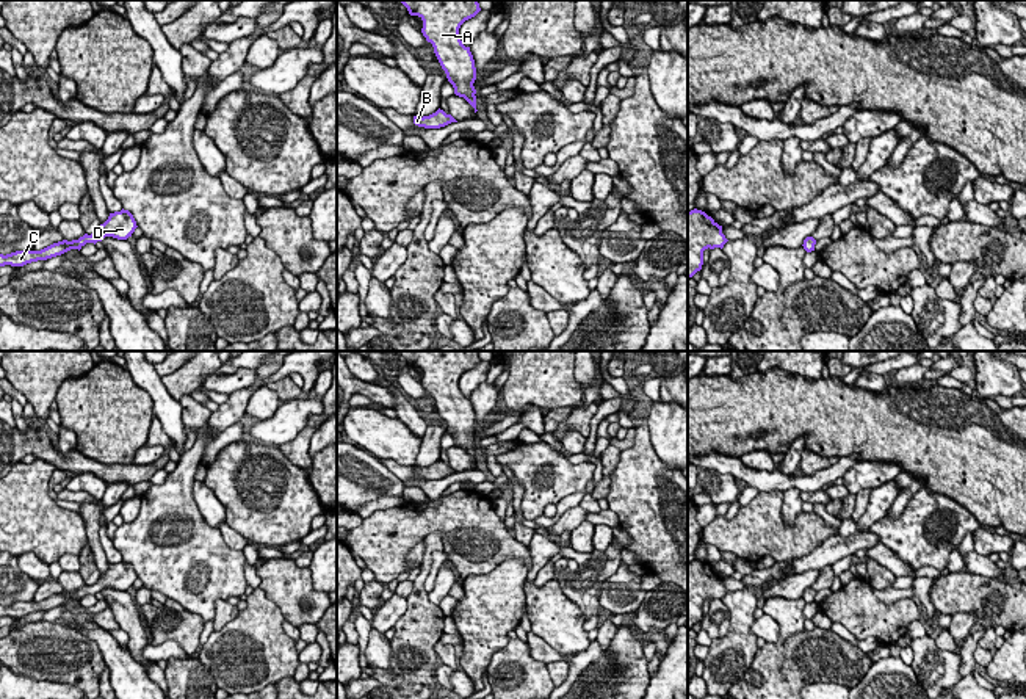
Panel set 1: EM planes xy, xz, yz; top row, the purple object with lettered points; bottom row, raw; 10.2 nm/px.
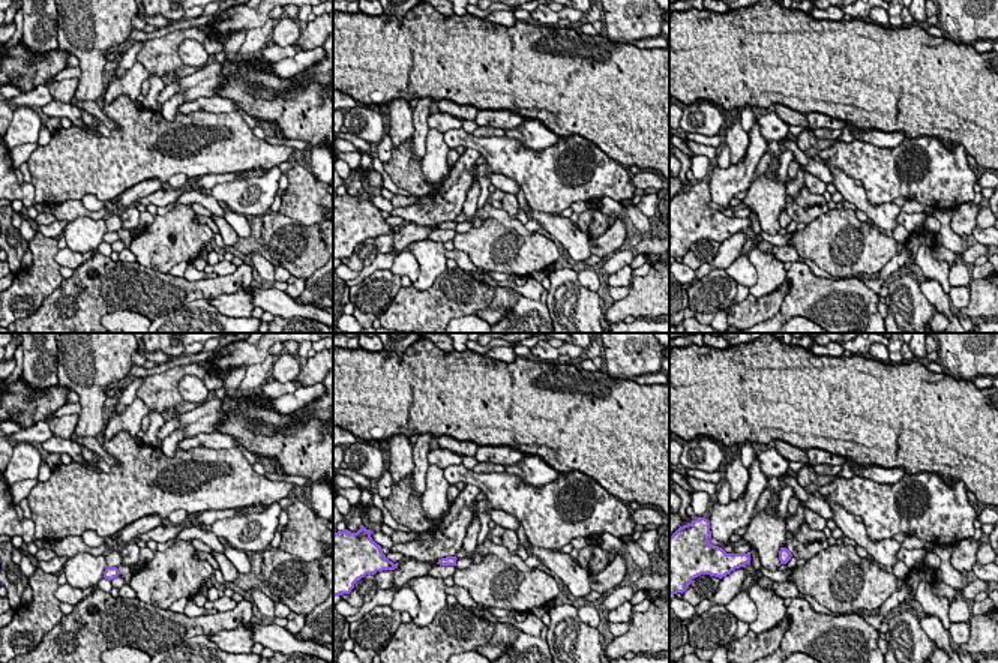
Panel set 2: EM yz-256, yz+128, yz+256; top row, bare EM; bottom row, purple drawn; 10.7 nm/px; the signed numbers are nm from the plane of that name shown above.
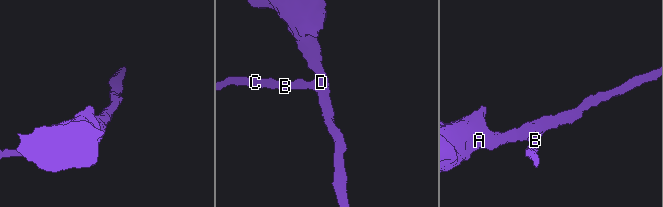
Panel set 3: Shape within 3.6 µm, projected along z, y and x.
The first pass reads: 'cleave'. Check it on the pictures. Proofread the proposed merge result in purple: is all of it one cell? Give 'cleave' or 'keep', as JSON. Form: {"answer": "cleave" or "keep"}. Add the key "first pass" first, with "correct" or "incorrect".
{"first pass": "incorrect", "answer": "keep"}

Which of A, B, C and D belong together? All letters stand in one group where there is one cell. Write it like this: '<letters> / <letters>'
A B C D

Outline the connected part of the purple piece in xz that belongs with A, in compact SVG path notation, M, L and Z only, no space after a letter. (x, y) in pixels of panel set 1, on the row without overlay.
M401 351L401 354L410 367L423 371L421 384L432 395L454 445L464 448L476 464L475 411L470 398L462 395L459 379L481 362L478 351Z

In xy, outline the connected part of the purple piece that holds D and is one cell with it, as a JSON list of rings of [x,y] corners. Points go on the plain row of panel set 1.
[[[122,560],[121,563],[110,564],[108,570],[103,575],[100,575],[100,578],[94,585],[85,585],[78,591],[63,591],[41,602],[16,602],[6,607],[0,605],[0,618],[23,618],[31,613],[47,611],[61,607],[70,600],[80,602],[86,594],[96,596],[97,592],[102,592],[105,588],[127,591],[128,588],[132,588],[136,578],[138,577],[133,566],[128,561]]]

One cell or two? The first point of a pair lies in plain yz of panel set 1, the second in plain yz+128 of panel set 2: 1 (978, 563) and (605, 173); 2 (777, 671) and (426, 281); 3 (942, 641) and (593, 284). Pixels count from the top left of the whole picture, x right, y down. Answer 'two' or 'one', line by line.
1: two
2: two
3: one

